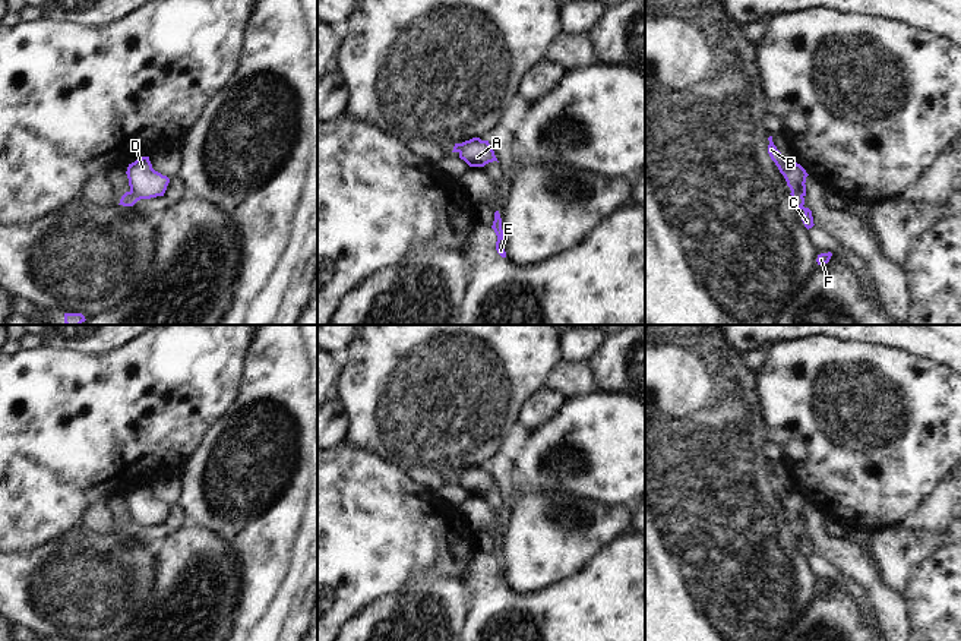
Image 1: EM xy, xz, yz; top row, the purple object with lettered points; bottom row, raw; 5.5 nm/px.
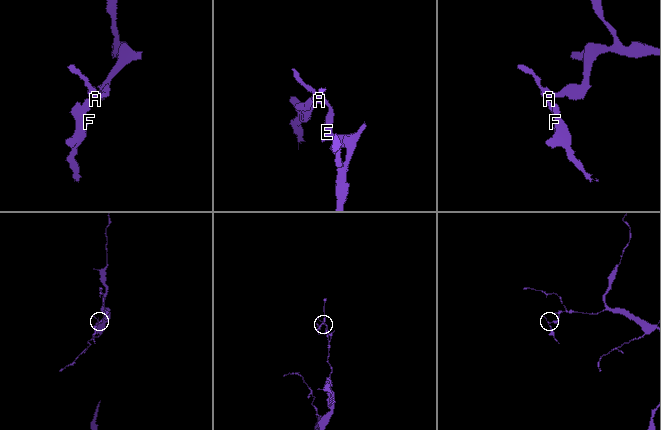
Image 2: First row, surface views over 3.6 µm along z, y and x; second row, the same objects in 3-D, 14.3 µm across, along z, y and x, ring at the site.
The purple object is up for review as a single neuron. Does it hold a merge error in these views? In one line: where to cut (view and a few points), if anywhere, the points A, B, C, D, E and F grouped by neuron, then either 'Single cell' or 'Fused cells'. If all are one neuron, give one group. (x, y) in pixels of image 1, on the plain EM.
Split along yz (792, 518), (802, 524). Groups: A B D E / C F. Fused cells

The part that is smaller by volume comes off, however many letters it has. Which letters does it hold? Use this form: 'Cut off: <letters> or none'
Cut off: C, F

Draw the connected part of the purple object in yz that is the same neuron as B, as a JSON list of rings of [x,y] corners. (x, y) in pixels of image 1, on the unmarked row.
[[[772,464],[768,465],[769,473],[768,473],[768,481],[771,487],[775,490],[778,495],[780,501],[784,503],[787,514],[790,515],[791,520],[800,521],[802,524],[806,524],[806,505],[809,503],[806,498],[791,489],[785,487],[781,480],[777,477],[777,474],[772,470]]]

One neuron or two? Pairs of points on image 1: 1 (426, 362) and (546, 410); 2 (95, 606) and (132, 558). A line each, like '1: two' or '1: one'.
1: two
2: one

